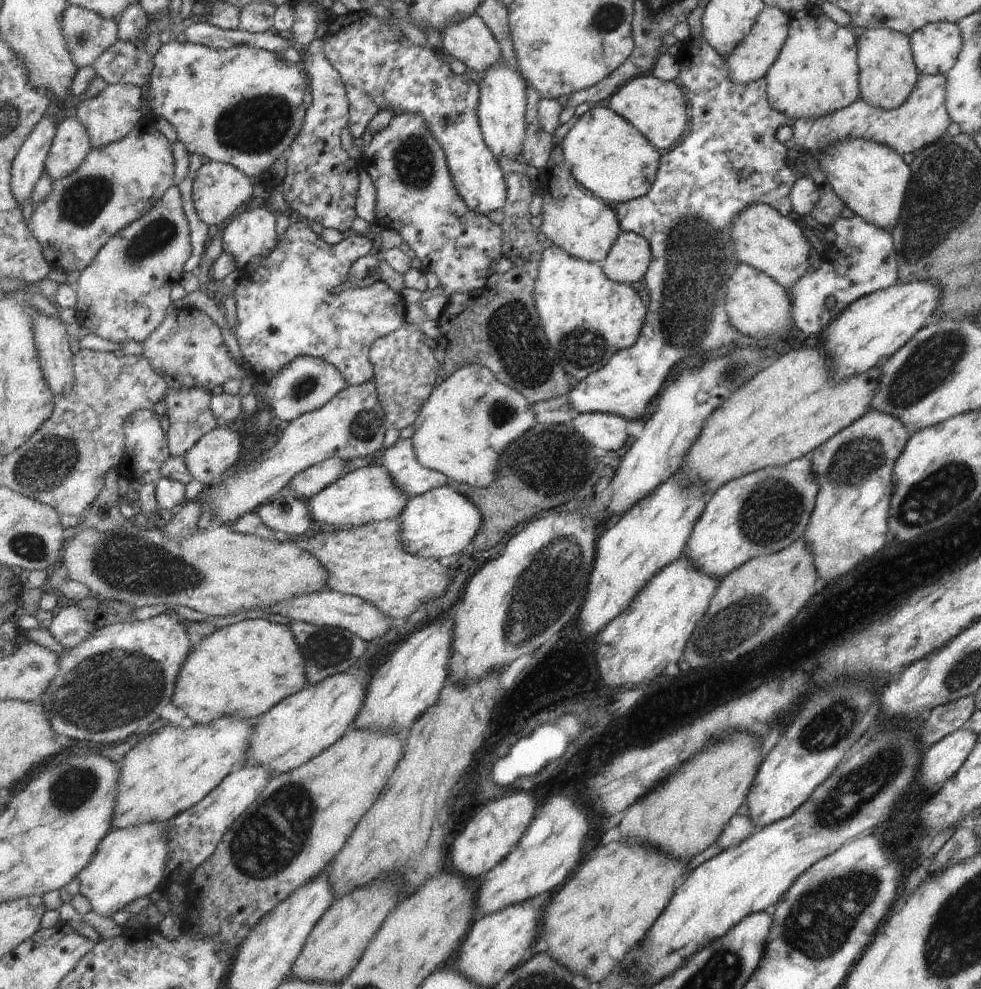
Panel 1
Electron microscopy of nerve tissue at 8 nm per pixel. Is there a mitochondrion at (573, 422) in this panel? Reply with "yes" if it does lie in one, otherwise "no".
no

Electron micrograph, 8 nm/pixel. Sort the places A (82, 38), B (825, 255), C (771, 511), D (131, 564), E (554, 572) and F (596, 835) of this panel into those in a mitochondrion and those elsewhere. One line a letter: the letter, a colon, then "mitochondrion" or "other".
A: mitochondrion
B: other
C: mitochondrion
D: mitochondrion
E: mitochondrion
F: other

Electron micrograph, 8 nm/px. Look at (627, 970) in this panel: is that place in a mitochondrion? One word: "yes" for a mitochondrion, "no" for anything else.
no

